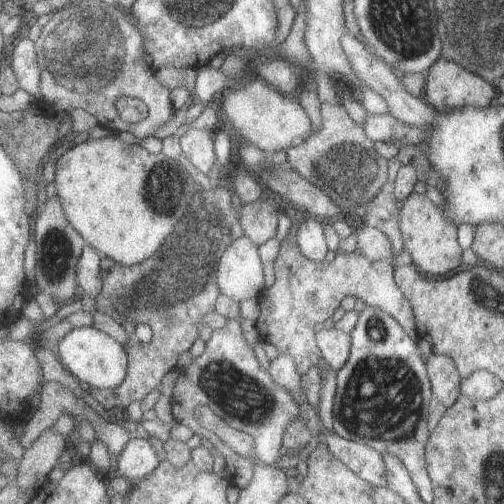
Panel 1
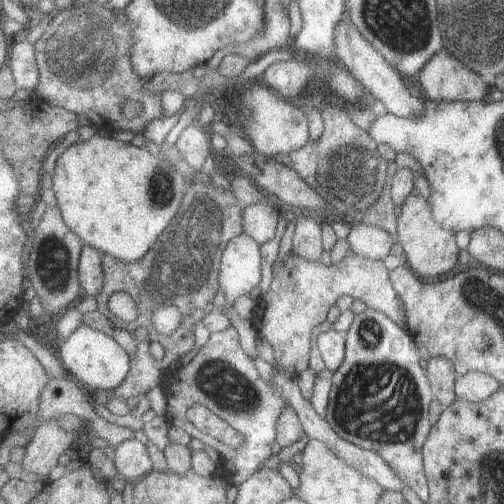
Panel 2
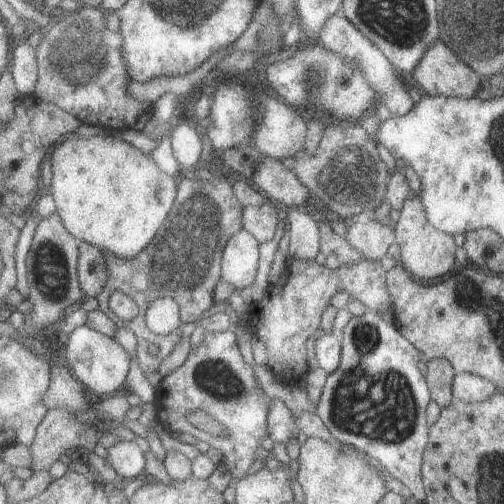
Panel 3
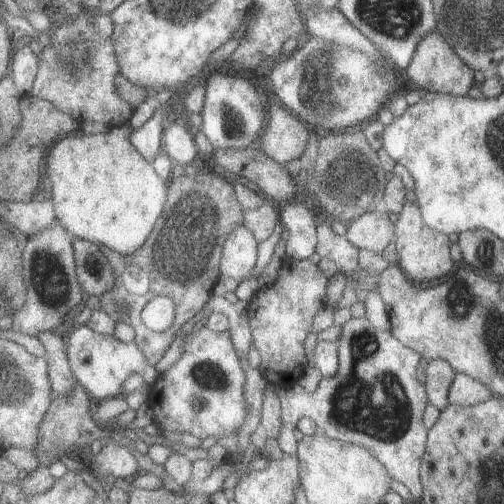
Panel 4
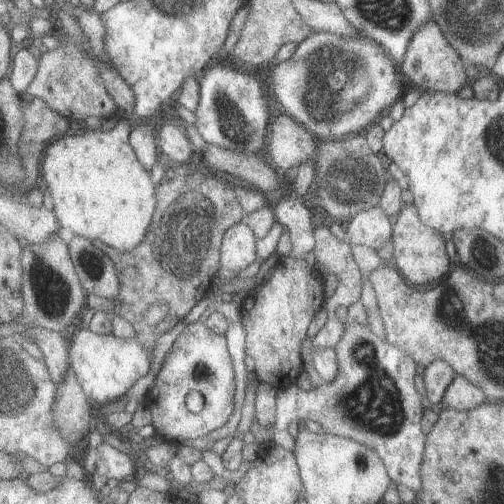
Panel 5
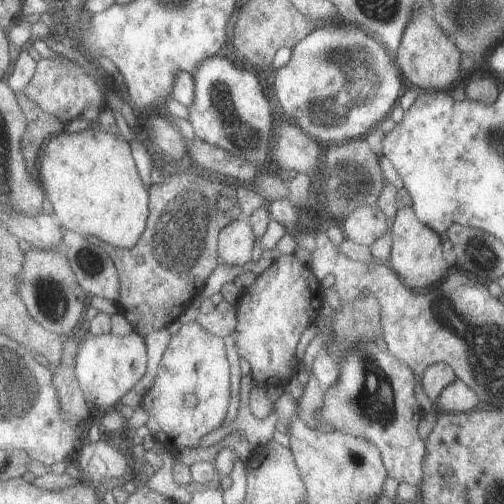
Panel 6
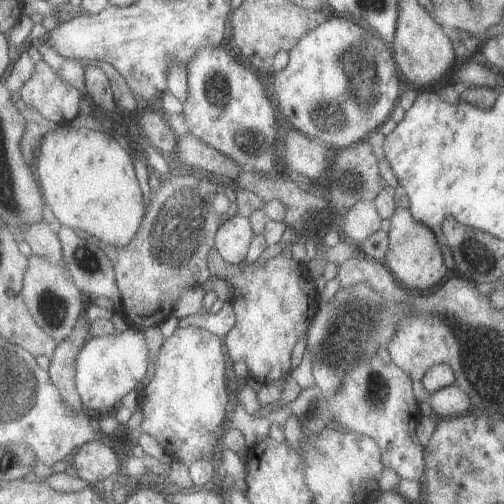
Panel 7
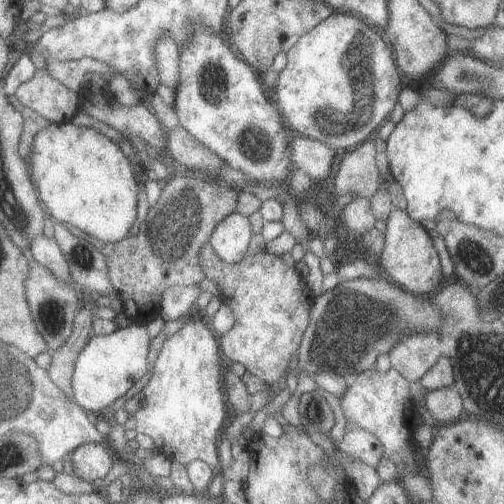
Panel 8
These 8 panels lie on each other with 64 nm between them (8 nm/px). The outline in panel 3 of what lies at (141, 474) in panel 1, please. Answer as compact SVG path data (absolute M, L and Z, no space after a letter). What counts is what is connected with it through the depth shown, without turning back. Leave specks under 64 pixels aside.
M121 440L117 444L111 442L111 444L107 444L107 452L109 452L107 460L113 468L117 468L117 472L123 478L123 484L127 484L129 480L135 480L141 474L145 474L147 460L145 460L145 454L135 440L133 442Z

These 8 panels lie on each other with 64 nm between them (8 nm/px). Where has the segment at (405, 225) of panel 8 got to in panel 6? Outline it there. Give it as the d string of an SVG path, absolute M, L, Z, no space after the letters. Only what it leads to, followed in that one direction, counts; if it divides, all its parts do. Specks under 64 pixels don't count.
M385 182L385 186L383 186L383 190L381 190L381 194L379 194L379 198L377 198L375 204L379 206L379 210L387 218L393 218L395 216L395 220L391 224L391 230L389 230L391 240L393 240L393 246L389 250L387 266L391 266L397 272L397 276L403 280L403 284L409 290L411 288L427 288L433 282L439 284L439 280L443 278L445 270L449 268L449 264L443 258L443 246L441 246L439 234L435 230L431 230L429 226L421 224L417 220L415 210L411 206L407 206L407 208L399 208L397 206L397 190L389 182Z

